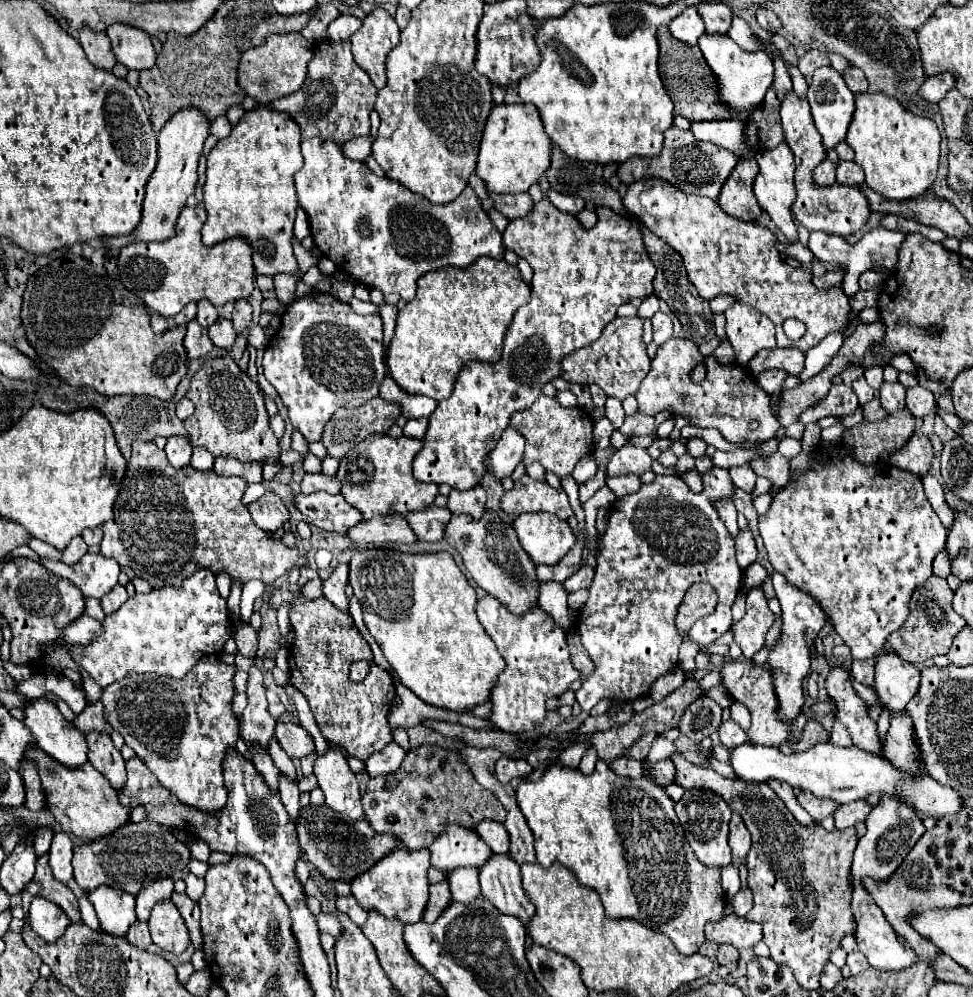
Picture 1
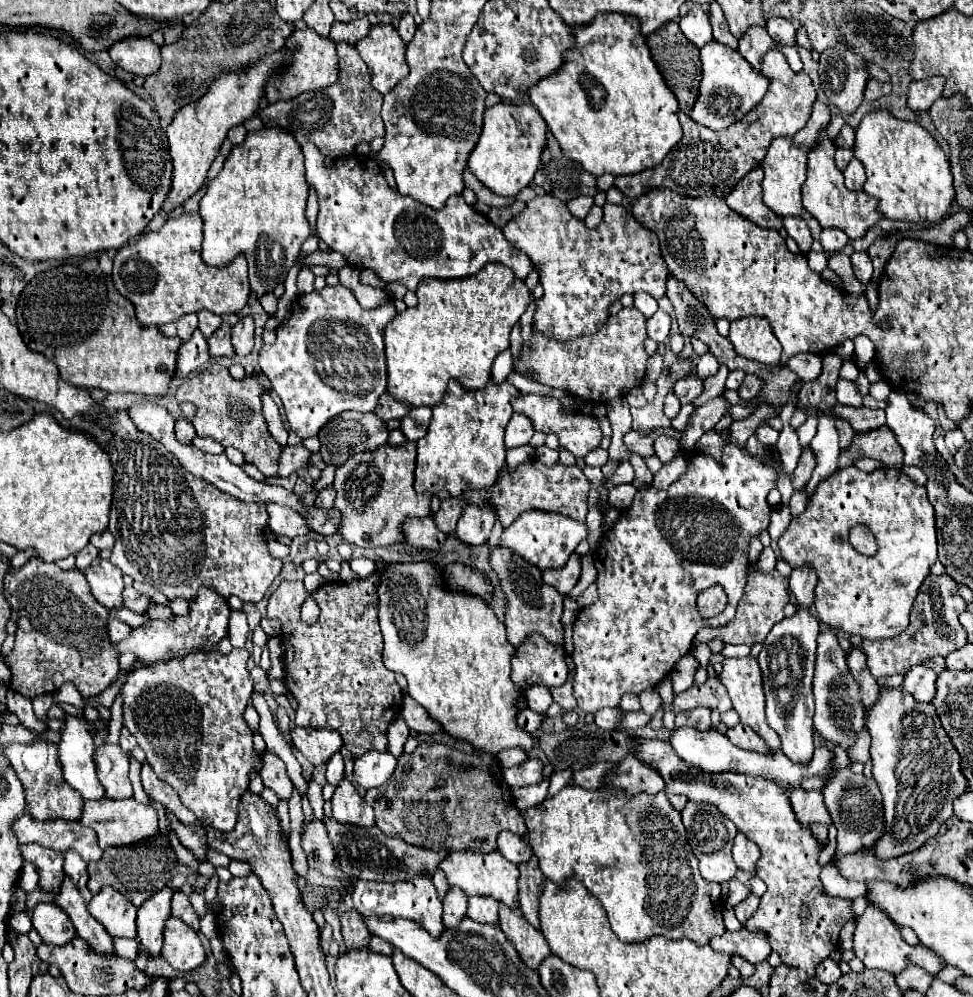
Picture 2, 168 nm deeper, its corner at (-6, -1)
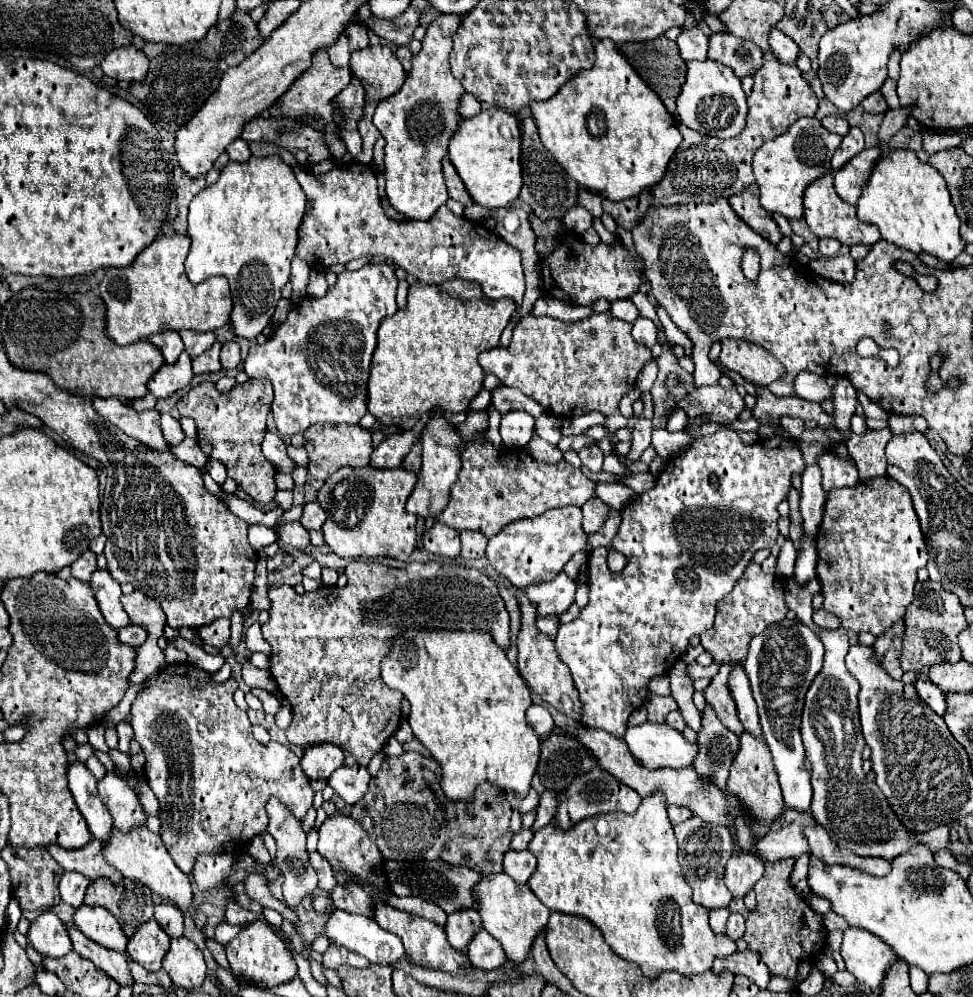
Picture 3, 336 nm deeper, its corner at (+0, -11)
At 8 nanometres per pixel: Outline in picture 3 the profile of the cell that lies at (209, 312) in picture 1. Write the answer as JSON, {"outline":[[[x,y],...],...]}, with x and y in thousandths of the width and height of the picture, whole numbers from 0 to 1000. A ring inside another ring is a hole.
{"outline":[[[187,332],[185,338],[187,338],[187,342],[189,342],[189,350],[191,350],[191,354],[193,354],[197,360],[199,360],[201,356],[210,354],[212,350],[216,350],[218,344],[222,342],[222,336],[220,336],[218,332],[214,332],[214,334]]]}

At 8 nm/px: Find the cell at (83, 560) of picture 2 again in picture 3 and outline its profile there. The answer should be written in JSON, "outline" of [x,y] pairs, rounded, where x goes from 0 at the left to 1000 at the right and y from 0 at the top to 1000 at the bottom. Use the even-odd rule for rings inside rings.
{"outline":[[[95,553],[84,555],[84,557],[72,567],[72,571],[74,571],[74,579],[76,579],[76,581],[92,583],[95,575],[101,571],[101,567],[99,567],[99,557],[97,557]]]}

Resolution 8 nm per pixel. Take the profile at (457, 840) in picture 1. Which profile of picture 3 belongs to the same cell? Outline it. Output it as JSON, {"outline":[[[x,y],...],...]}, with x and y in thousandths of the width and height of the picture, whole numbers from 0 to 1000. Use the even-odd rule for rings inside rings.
{"outline":[[[520,876],[497,878],[487,894],[493,900],[491,902],[493,904],[491,916],[495,920],[497,932],[516,948],[516,952],[524,964],[539,966],[549,942],[561,930],[565,914],[555,906],[555,902],[549,900],[549,896],[543,888],[530,886]]]}

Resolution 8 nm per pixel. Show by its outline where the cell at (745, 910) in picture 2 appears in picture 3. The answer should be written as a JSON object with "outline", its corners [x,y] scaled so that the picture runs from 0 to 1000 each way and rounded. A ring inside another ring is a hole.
{"outline":[[[750,916],[748,920],[748,926],[746,926],[746,938],[752,940],[752,942],[761,942],[767,934],[767,928],[765,928],[765,920],[761,916]]]}

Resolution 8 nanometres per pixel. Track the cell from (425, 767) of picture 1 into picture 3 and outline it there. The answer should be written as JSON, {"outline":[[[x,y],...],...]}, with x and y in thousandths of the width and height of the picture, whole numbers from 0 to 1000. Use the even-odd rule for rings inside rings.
{"outline":[[[432,755],[397,759],[386,779],[382,779],[378,795],[362,807],[360,819],[372,827],[397,862],[454,862],[493,876],[516,874],[516,862],[526,842],[526,809],[514,789],[495,785],[489,789],[487,805],[460,803],[452,791],[452,767]]]}

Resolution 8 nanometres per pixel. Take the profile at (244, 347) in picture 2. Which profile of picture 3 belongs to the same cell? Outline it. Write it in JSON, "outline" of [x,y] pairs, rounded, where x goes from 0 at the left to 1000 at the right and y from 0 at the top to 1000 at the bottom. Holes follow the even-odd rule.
{"outline":[[[234,342],[228,346],[228,354],[226,354],[226,366],[230,372],[243,370],[247,364],[247,348],[240,342]]]}

